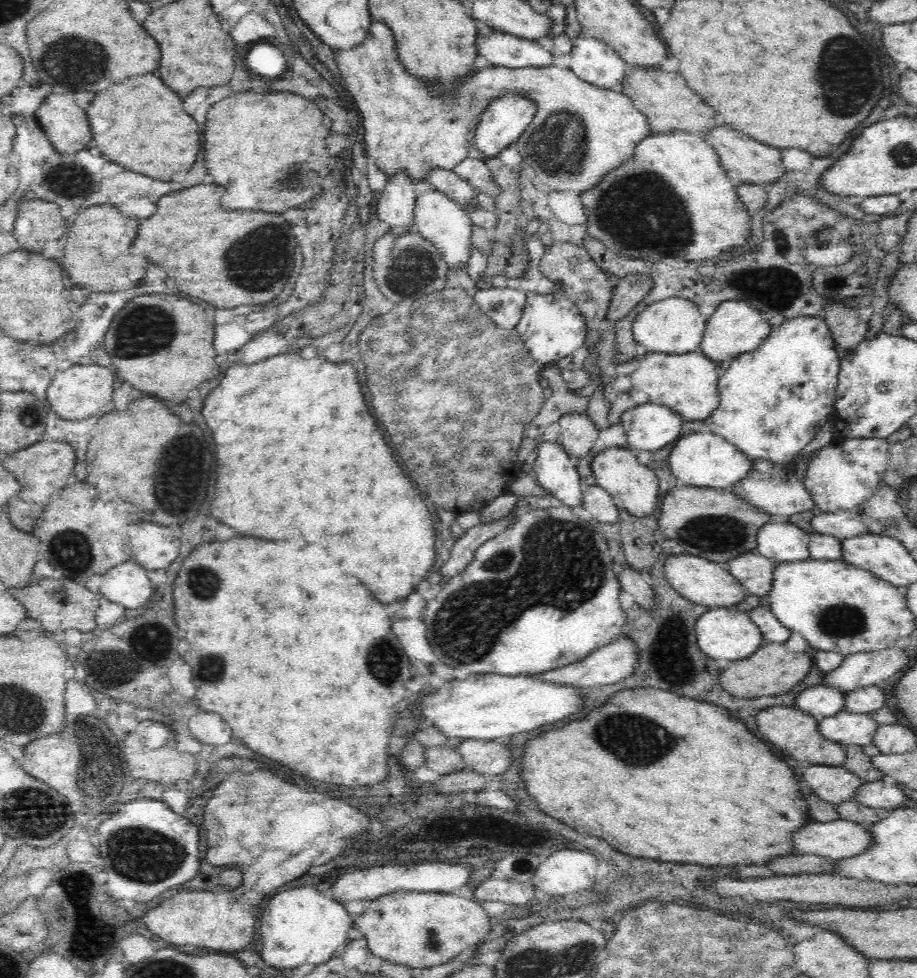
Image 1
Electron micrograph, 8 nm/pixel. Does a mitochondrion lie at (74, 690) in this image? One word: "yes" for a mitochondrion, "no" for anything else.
no

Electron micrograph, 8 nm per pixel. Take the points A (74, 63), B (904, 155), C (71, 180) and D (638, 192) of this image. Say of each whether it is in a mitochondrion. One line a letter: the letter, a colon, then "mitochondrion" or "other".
A: mitochondrion
B: mitochondrion
C: mitochondrion
D: mitochondrion

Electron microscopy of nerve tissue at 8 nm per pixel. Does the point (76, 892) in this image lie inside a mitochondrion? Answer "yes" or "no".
no

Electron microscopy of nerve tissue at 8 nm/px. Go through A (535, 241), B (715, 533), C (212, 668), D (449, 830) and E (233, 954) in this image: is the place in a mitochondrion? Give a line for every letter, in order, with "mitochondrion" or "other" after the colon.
A: other
B: mitochondrion
C: mitochondrion
D: other
E: other

